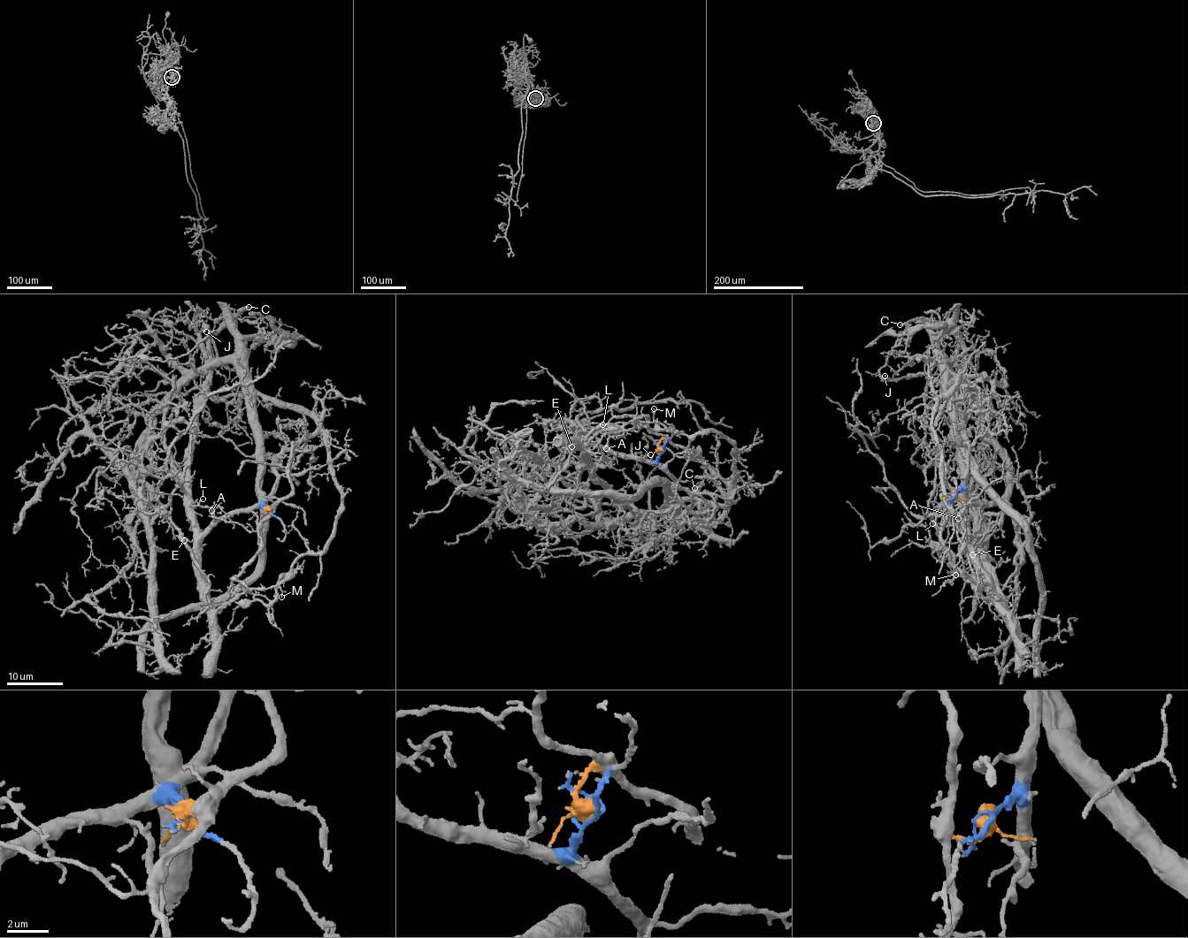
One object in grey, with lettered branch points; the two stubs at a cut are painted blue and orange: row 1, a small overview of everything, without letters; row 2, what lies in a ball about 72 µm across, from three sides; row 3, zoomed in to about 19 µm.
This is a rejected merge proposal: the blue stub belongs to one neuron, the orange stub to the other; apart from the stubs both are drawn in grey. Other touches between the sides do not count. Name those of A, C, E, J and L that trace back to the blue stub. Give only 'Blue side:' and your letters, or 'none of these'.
Blue side: A, C, E, L

